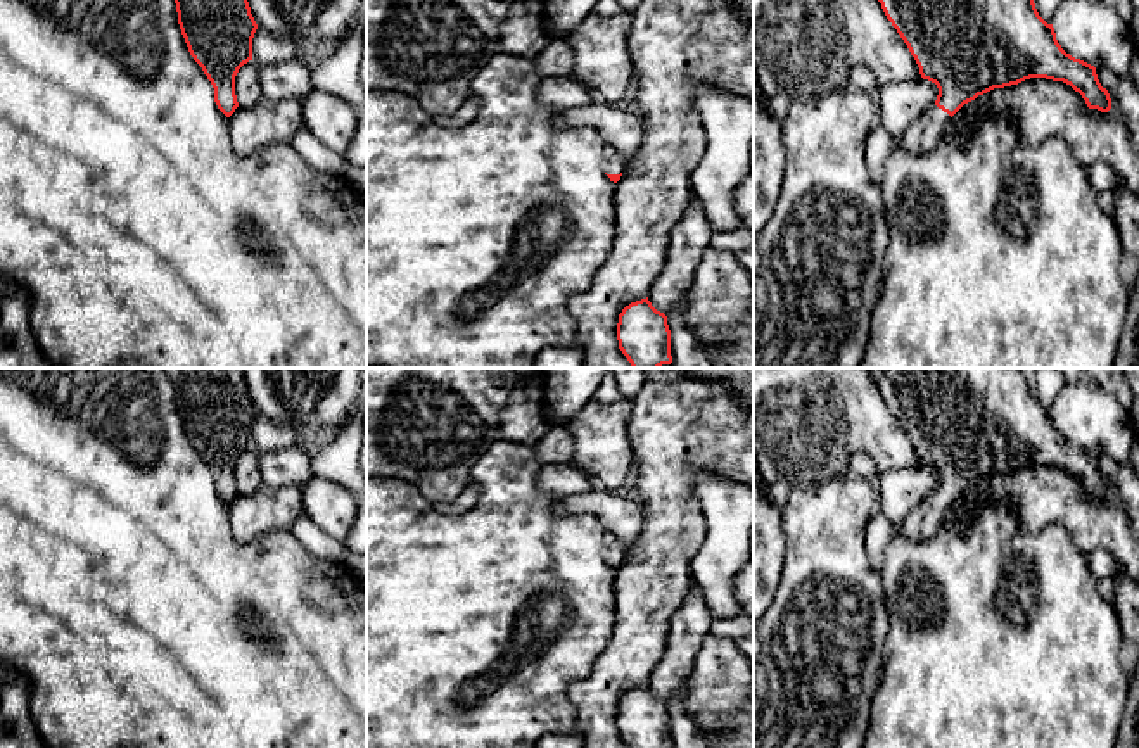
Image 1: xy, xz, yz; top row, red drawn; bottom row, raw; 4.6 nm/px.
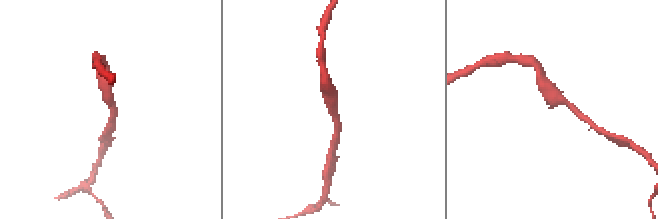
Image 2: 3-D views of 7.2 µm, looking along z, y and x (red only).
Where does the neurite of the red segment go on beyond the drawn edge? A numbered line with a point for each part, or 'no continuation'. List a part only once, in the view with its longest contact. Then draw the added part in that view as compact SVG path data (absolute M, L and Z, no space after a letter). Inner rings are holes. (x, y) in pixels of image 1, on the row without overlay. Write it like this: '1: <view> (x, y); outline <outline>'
1: xz (612, 550); outline M608 536L607 541L603 542L601 555L607 561L620 561L624 560L626 551L614 536Z

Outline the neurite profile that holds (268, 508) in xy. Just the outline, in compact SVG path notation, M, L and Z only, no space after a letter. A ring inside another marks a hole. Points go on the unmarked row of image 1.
M259 485L252 494L237 494L228 504L232 536L240 544L249 544L271 530L290 530L304 515L304 487Z

